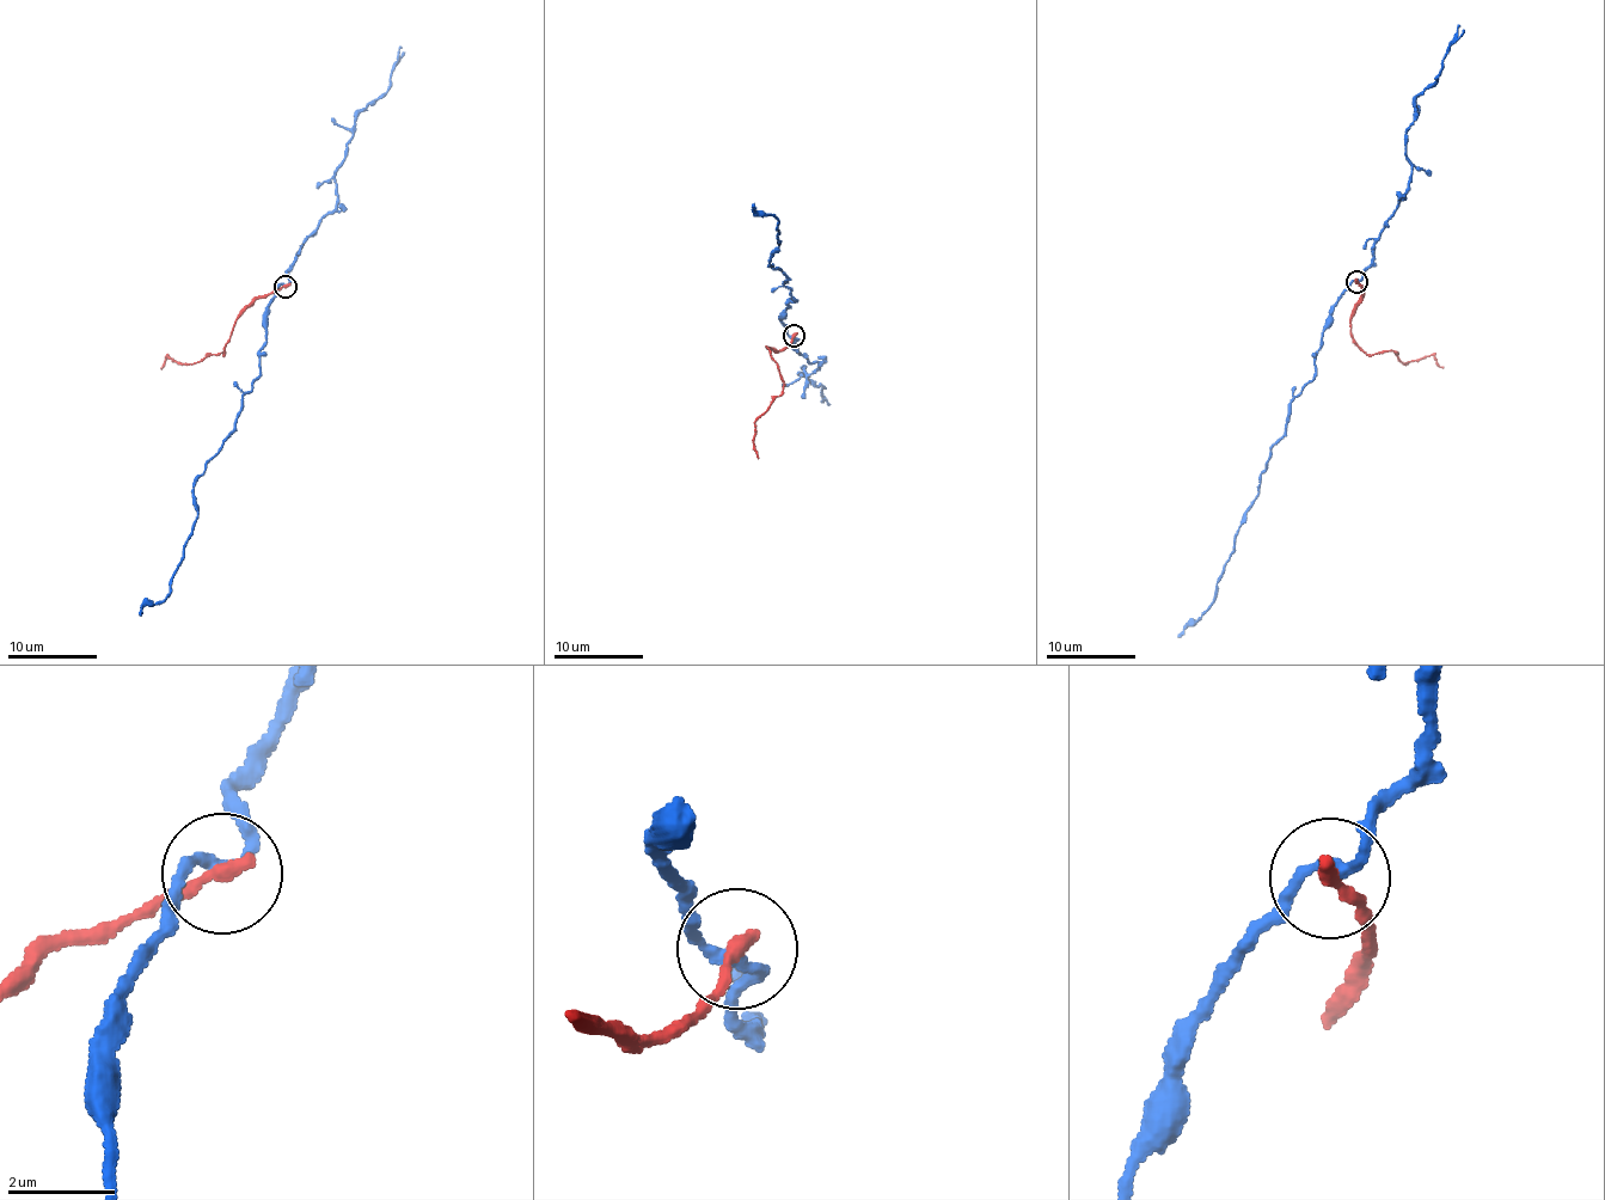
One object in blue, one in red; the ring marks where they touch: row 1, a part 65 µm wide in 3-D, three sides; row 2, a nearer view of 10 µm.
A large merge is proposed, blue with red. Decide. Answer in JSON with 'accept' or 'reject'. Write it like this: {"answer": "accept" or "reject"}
{"answer": "reject"}

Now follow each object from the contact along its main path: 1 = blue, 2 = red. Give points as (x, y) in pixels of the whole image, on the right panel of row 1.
1: (1355, 281), (1322, 332), (1315, 375), (1291, 403), (1285, 433), (1270, 450), (1211, 606), (1177, 637)
2: (1357, 281), (1362, 297), (1351, 320), (1351, 335), (1367, 354), (1395, 351), (1402, 362), (1432, 355), (1444, 367)

